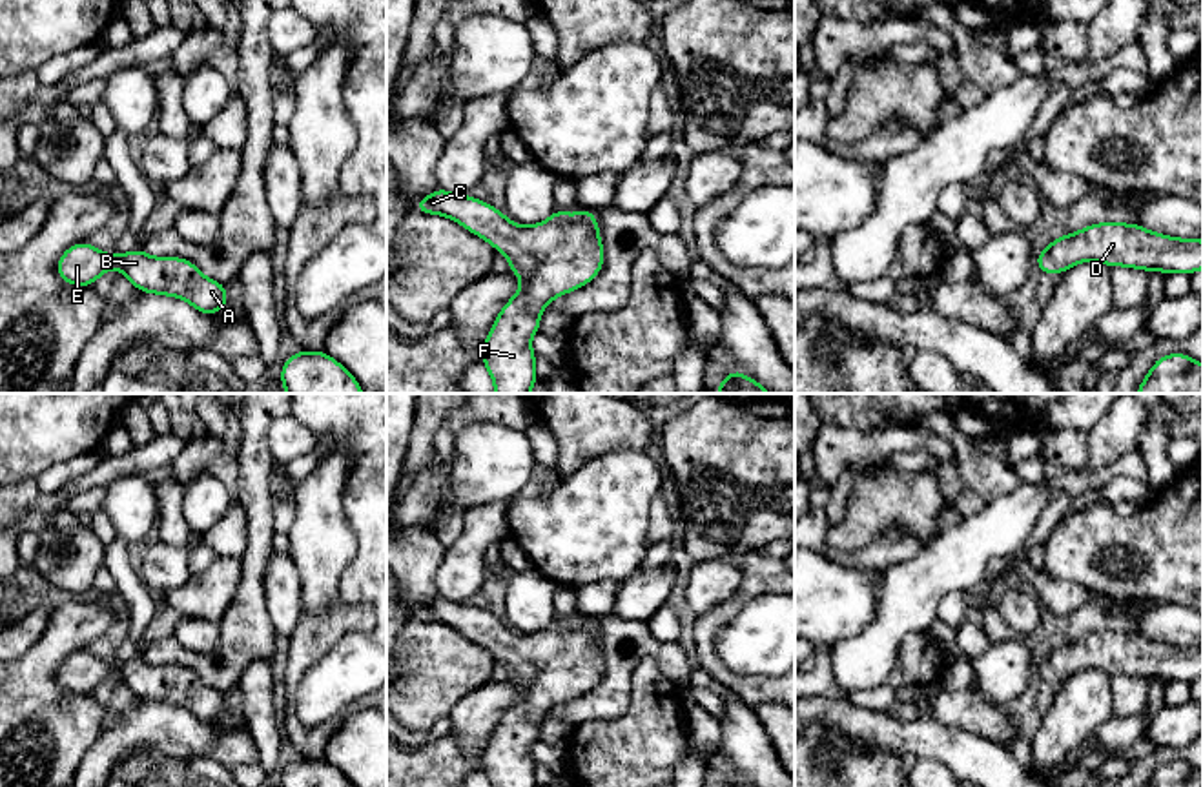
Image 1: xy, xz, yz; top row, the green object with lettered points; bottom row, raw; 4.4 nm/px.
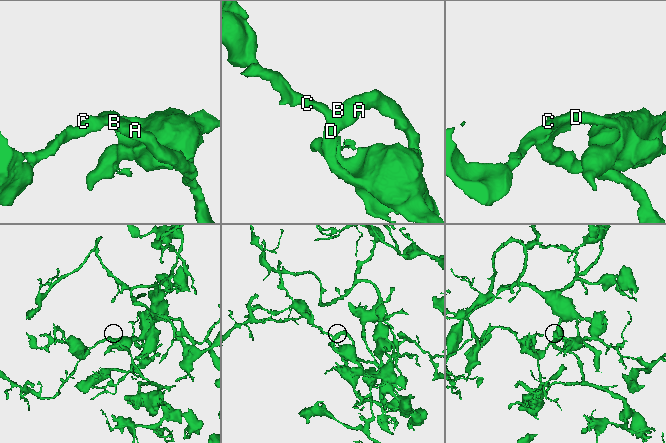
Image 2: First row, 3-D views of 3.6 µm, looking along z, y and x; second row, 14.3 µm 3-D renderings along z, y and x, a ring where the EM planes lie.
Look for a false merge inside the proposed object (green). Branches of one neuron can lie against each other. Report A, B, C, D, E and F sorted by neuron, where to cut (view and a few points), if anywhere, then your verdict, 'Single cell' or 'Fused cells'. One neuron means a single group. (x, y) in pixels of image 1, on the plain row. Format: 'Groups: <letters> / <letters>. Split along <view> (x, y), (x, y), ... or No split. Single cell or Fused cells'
Groups: A B C D E F. No split. Single cell

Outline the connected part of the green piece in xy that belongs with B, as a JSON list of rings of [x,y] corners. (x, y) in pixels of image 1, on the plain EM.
[[[84,649],[69,654],[57,670],[58,685],[75,694],[93,694],[109,676],[124,681],[135,698],[182,707],[204,723],[226,716],[226,692],[208,687],[188,667],[151,665],[142,656],[106,663]]]

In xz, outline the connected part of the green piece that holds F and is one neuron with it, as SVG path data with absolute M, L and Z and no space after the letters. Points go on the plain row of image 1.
M441 596L417 608L414 618L452 627L470 641L485 647L496 659L507 663L509 678L521 687L521 694L499 718L488 745L483 749L481 771L492 787L538 787L534 776L538 763L529 749L540 740L543 716L549 714L552 707L589 692L605 670L600 634L594 627L598 618L591 616L589 619L578 621L554 618L550 625L540 632L518 634L488 610Z

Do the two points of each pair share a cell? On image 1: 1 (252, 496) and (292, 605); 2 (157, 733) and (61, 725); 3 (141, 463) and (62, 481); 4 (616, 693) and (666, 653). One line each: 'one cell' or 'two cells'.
1: two cells
2: two cells
3: one cell
4: one cell

